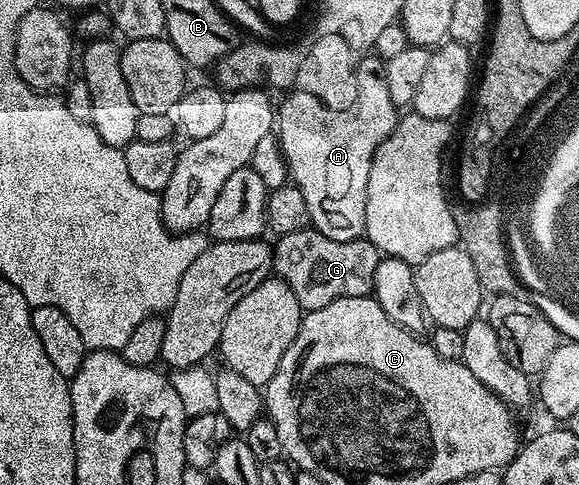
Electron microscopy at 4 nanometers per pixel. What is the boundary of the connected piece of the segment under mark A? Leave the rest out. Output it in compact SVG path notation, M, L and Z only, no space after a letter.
M374 53L363 58L363 75L359 75L359 107L355 107L351 115L319 115L319 111L315 111L315 99L311 99L311 95L302 95L298 89L292 90L286 96L288 99L277 107L279 147L283 150L283 159L291 174L290 182L301 189L301 197L305 197L310 226L333 241L362 239L367 230L365 201L369 189L371 158L391 135L397 122L397 108L393 97L389 97L389 85L385 85L383 64L384 60Z

